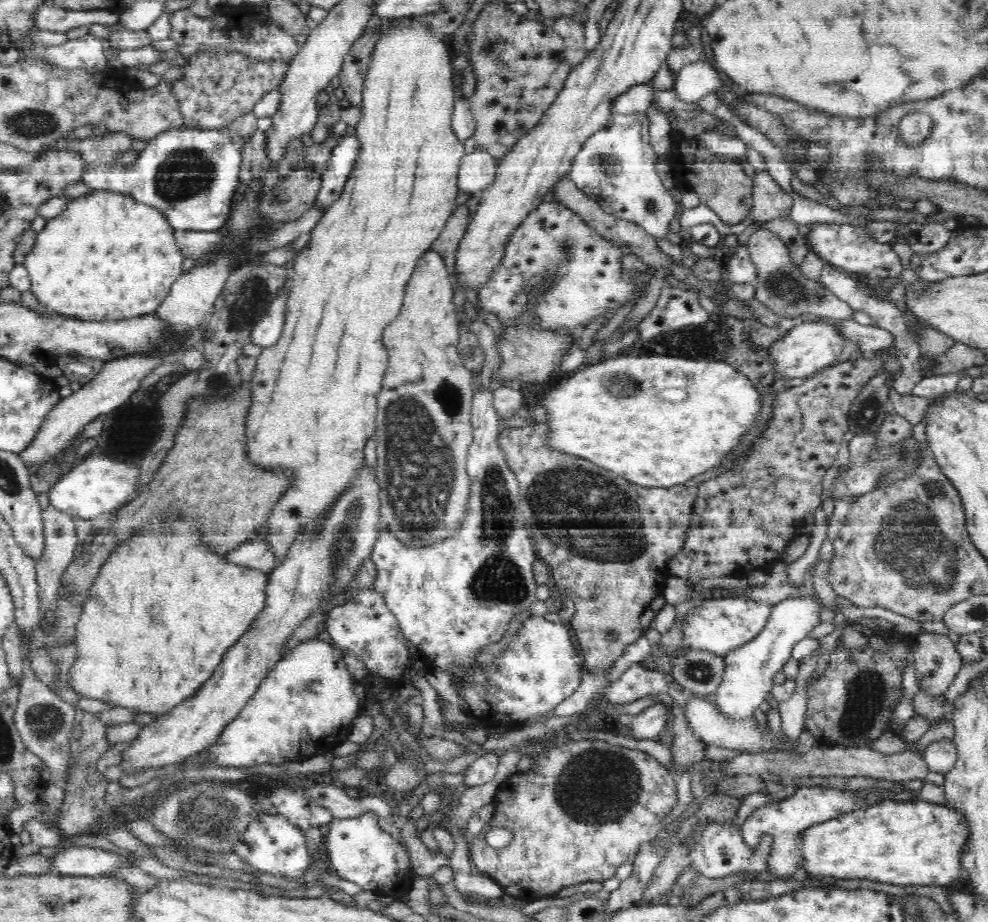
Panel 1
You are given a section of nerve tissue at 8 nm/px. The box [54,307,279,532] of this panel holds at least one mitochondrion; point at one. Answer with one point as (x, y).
(217, 384)

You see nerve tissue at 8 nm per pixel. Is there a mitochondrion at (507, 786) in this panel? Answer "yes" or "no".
no

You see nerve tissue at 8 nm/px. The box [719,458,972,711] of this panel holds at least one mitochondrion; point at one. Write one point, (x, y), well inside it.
(910, 543)

